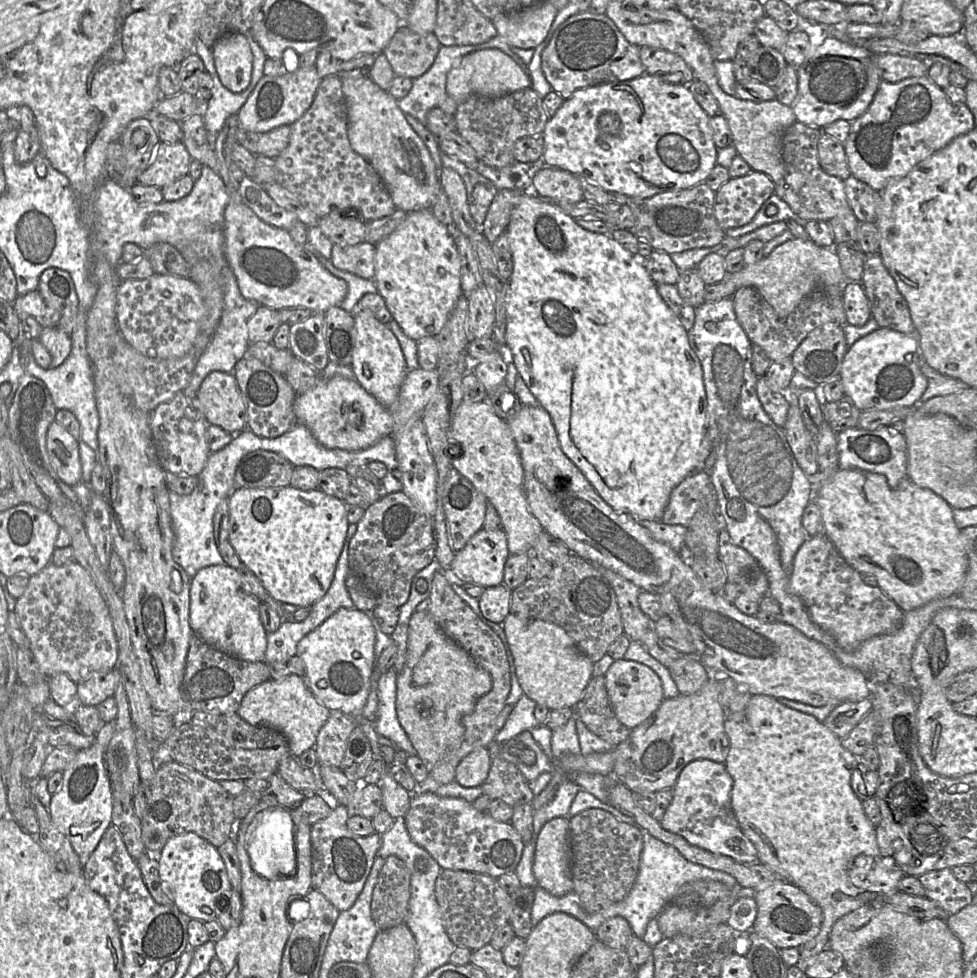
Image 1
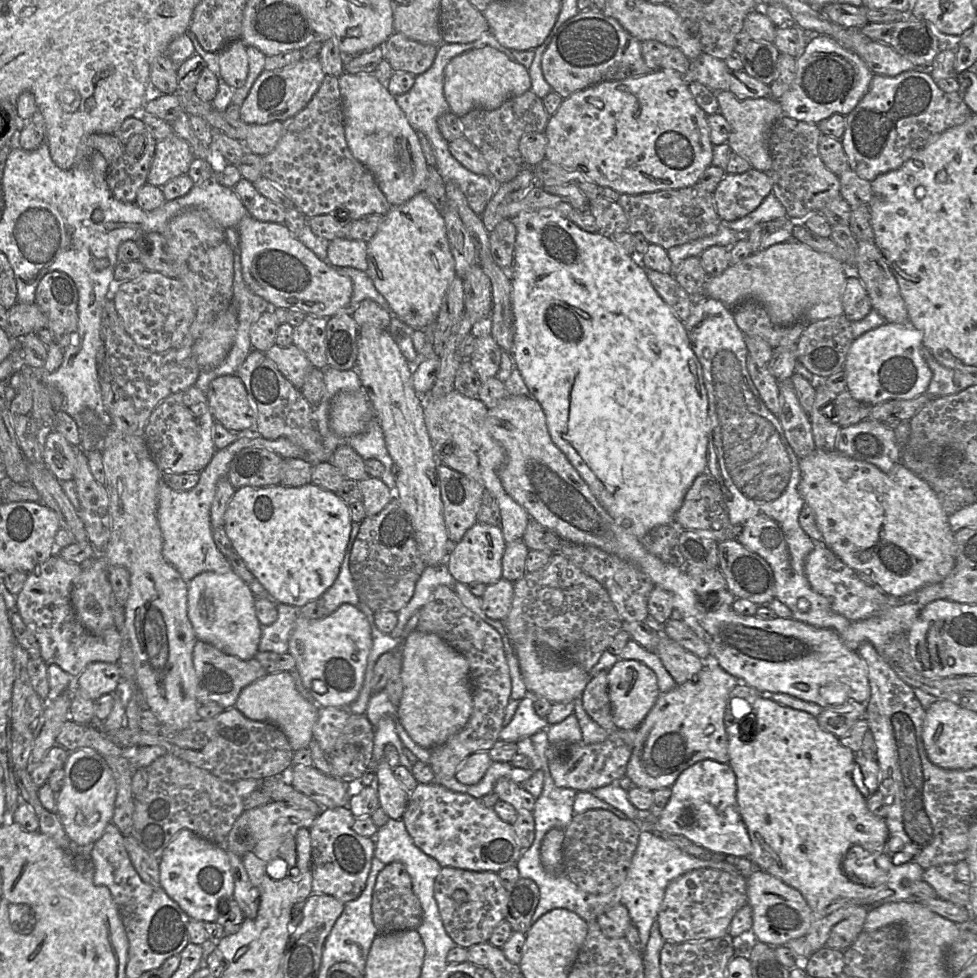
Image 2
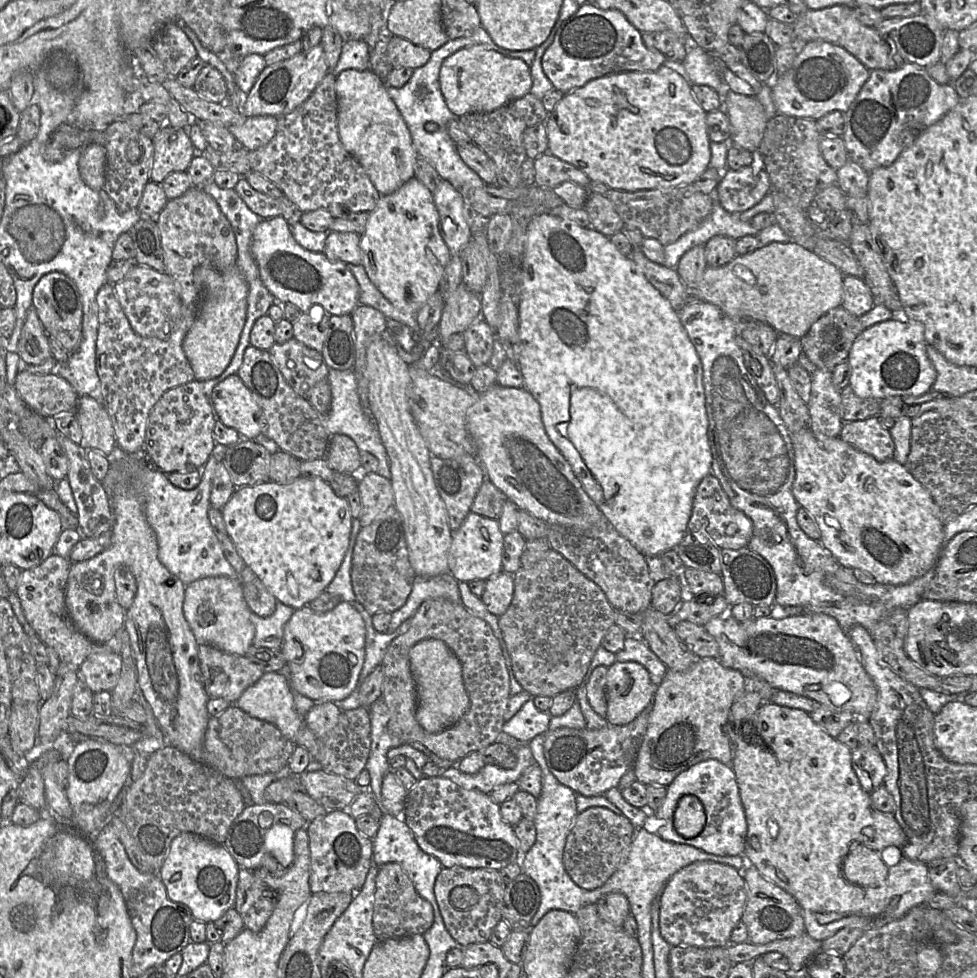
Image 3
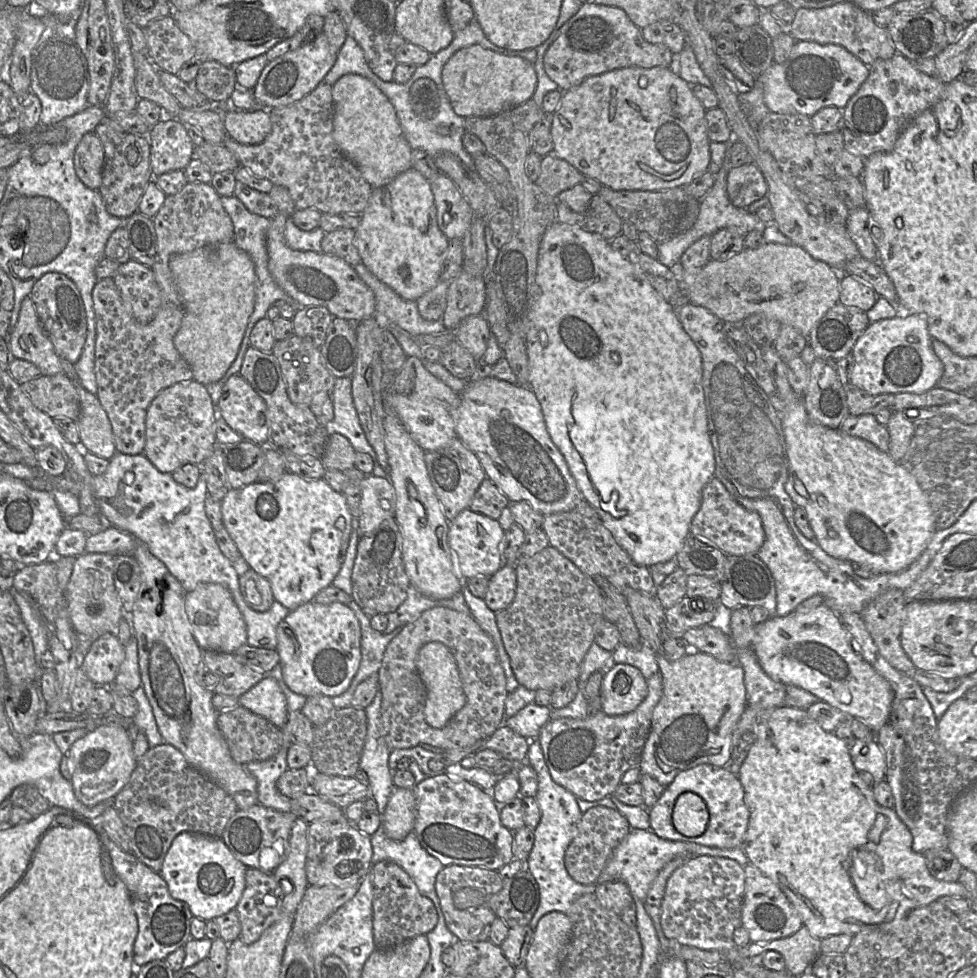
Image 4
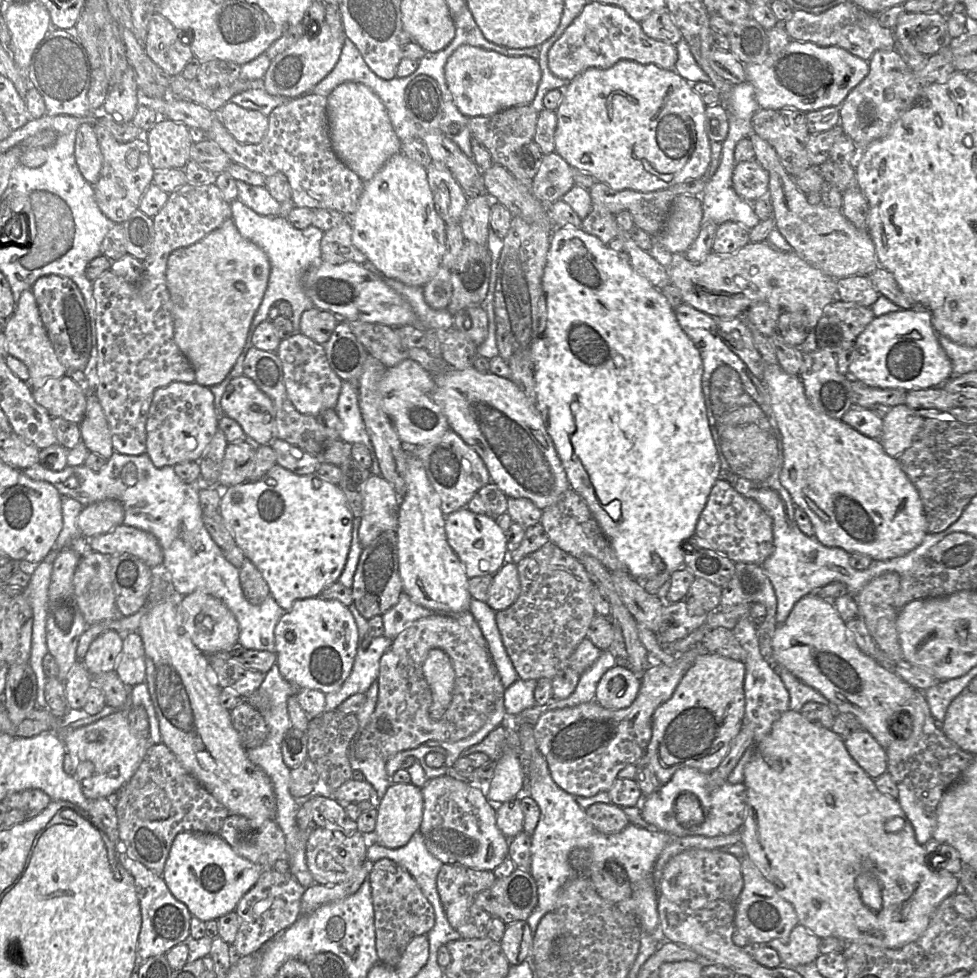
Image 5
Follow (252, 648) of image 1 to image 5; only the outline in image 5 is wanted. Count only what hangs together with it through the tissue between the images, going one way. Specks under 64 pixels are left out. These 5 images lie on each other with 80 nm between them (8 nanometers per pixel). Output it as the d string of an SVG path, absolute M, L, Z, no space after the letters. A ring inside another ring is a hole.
M200 591L180 597L180 626L205 654L216 654L239 643L240 627L234 614L221 600Z

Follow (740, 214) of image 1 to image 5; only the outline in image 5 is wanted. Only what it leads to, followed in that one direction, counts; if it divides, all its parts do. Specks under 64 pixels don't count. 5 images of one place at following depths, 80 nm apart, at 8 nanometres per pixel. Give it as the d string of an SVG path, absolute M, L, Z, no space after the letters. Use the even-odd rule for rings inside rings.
M756 159L735 164L732 185L740 198L753 203L767 194L768 183L768 172Z

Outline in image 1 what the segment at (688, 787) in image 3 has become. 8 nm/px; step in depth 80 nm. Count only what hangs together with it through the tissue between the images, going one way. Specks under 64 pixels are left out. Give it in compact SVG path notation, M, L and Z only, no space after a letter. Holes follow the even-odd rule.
M708 759L690 762L681 771L673 786L673 799L660 825L680 835L693 846L713 854L728 856L743 864L758 864L758 852L743 833L731 806L733 779L724 763Z

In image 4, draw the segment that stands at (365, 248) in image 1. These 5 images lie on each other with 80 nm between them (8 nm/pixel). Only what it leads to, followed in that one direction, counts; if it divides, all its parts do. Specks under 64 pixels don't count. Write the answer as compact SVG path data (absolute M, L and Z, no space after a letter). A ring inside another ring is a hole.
M343 228L326 233L321 246L322 252L339 257L351 266L362 263L361 256L354 244L355 229Z

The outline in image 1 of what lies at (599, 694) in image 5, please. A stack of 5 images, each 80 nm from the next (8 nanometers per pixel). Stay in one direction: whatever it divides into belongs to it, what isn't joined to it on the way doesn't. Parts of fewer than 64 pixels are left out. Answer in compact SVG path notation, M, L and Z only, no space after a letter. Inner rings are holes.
M633 660L614 661L605 674L605 682L616 717L631 730L648 719L665 699L659 676L647 665Z

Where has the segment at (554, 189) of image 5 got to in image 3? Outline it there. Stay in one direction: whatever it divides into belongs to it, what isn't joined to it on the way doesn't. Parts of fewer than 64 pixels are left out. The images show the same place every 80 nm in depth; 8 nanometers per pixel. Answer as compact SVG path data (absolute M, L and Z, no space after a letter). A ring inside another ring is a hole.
M545 153L534 160L535 184L554 189L564 182L573 182L587 188L590 179L573 165Z

